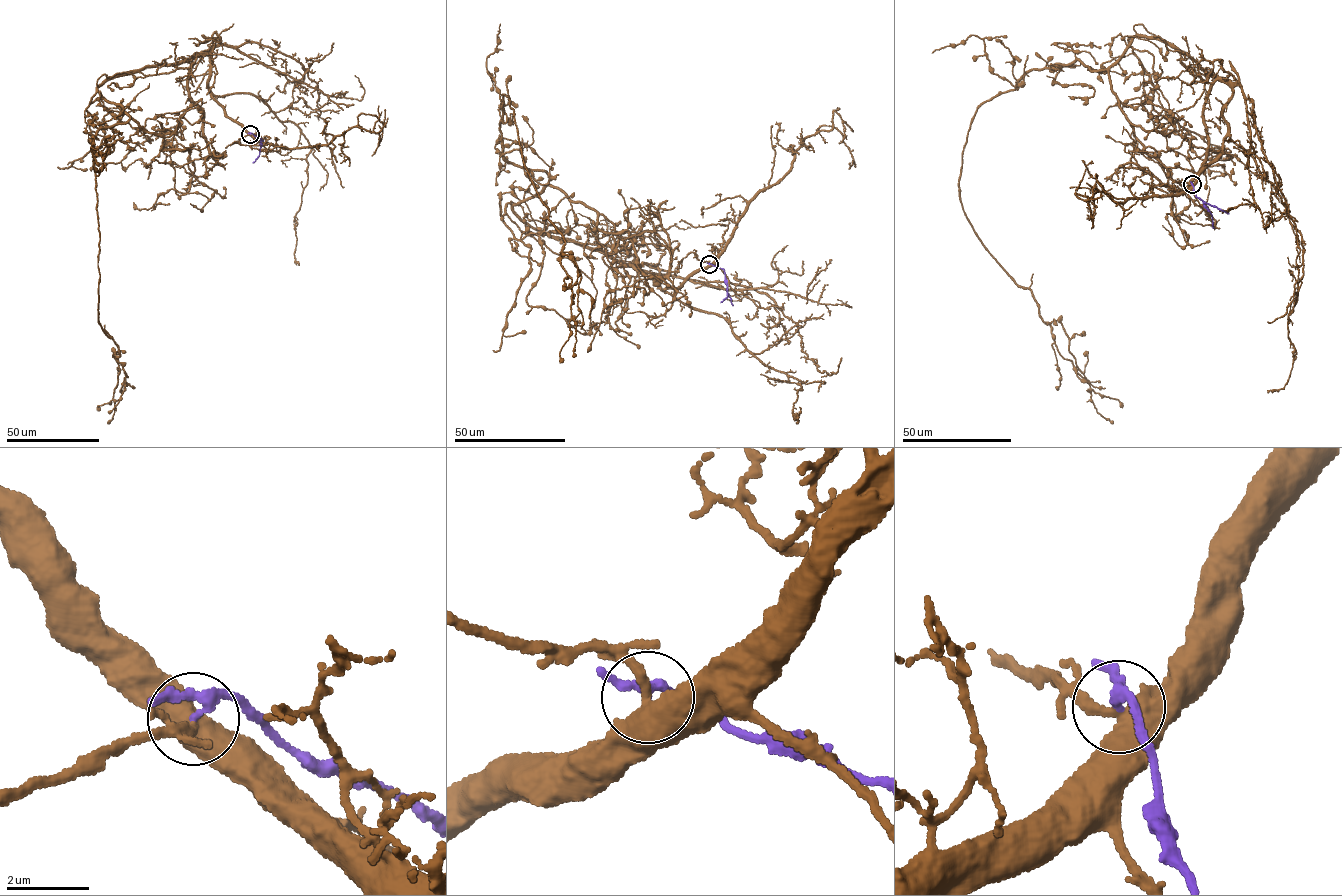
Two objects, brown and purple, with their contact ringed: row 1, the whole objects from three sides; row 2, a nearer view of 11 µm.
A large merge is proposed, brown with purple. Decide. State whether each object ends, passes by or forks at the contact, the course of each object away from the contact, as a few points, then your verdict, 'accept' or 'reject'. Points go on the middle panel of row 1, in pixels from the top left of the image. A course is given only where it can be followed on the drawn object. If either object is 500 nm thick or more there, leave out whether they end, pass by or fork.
brown forks there; purple passes by; brown runs (709, 264), (661, 289), (523, 220), (513, 206), (549, 174), (503, 158), (502, 95), (564, 240), (573, 357); purple runs (709, 264), (722, 268), (724, 274), (727, 297), (721, 302); reject

